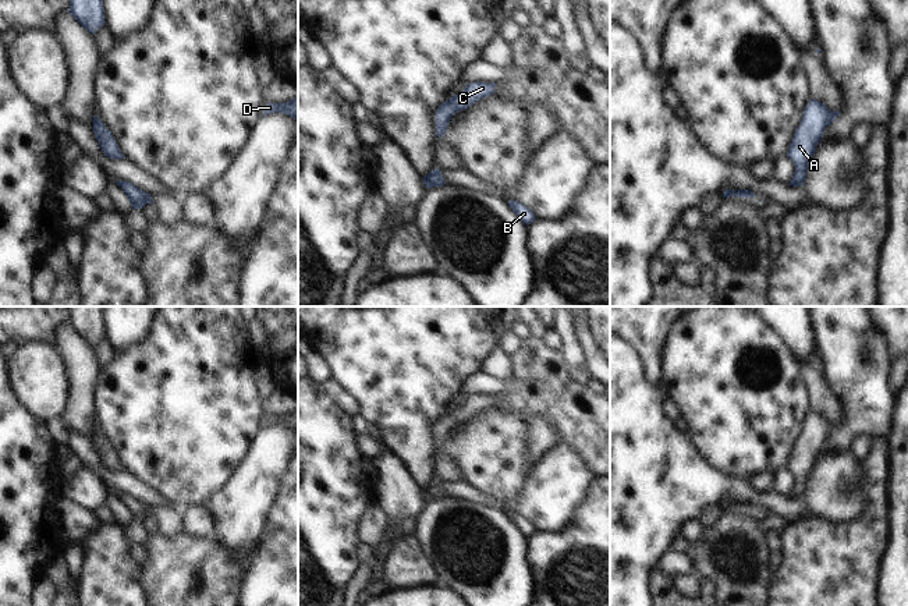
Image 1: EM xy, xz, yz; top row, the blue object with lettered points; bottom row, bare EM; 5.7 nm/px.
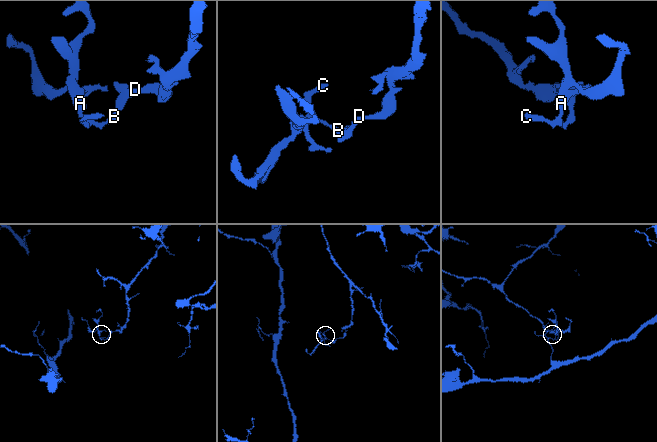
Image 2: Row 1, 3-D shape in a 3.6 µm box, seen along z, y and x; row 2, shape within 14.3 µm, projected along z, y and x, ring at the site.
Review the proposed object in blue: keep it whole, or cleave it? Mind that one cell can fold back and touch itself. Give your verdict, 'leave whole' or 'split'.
leave whole

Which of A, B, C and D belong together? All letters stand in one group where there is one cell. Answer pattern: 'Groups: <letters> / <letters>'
Groups: A B C D

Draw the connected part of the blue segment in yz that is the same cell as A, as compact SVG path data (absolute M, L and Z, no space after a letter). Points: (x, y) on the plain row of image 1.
M811 411L806 417L801 437L794 444L787 468L795 478L794 488L788 495L792 499L802 499L805 495L808 478L816 464L823 444L830 437L840 424L830 424L827 418L819 412Z

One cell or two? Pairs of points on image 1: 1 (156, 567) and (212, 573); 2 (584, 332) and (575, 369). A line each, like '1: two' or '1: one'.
1: one
2: two

